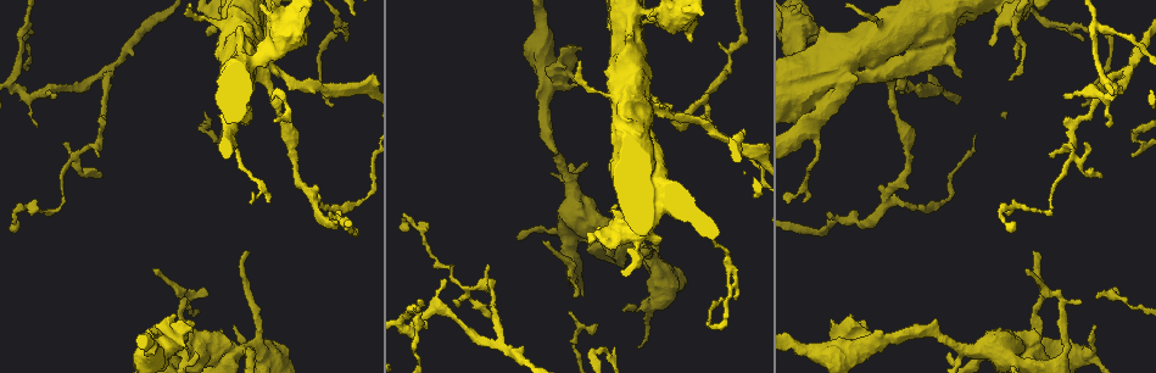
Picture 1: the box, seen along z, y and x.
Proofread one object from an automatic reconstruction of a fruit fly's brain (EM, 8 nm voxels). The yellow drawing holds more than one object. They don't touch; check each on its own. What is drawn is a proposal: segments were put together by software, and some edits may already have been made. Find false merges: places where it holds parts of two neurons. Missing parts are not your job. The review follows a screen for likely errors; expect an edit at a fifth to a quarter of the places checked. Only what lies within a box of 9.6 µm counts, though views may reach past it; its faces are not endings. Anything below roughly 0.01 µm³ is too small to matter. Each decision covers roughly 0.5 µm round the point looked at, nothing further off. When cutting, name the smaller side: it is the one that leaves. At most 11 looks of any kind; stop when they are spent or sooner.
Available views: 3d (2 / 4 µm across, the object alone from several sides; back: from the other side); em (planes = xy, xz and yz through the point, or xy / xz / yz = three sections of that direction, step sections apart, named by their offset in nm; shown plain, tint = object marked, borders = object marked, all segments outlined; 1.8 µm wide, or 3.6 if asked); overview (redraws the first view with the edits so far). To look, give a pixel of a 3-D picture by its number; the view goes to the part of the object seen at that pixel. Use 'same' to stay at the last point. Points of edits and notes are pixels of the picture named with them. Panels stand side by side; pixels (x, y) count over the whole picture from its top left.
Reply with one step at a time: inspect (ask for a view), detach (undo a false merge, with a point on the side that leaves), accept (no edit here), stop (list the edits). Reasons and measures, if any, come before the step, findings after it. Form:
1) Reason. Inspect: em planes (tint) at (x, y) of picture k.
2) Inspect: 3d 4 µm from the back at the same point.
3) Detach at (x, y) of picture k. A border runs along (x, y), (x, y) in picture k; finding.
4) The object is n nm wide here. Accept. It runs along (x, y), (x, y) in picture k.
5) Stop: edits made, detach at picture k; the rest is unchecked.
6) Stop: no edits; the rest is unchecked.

Sharp bend. Inspect: em planes (tint) at (215, 140) of picture 1.

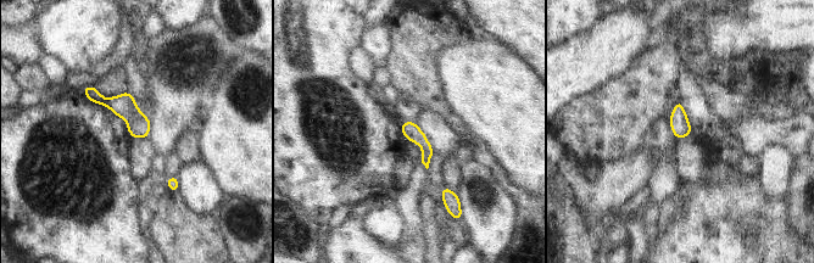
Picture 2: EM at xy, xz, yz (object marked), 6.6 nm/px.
The object is 120 nm wide here. Detach at (92, 93) of picture 2. A second neuron is stuck on.

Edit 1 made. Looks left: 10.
Two arms in line, one across. Inspect: 3d 4 µm from the back at (493, 343) of picture 1.

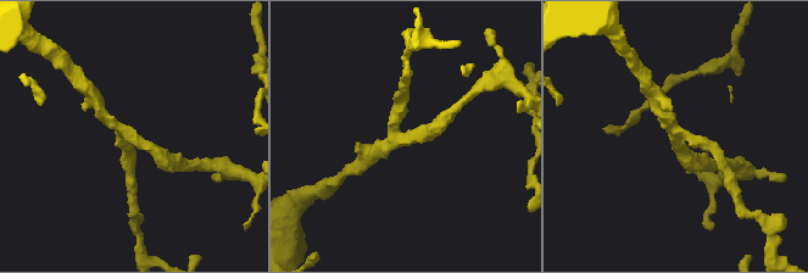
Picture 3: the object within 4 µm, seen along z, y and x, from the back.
3 arms meet here; the arms are 180, 200, 220 nm wide; shape alone is not enough. Inspect: em planes (borders) at (406, 135) of picture 3.

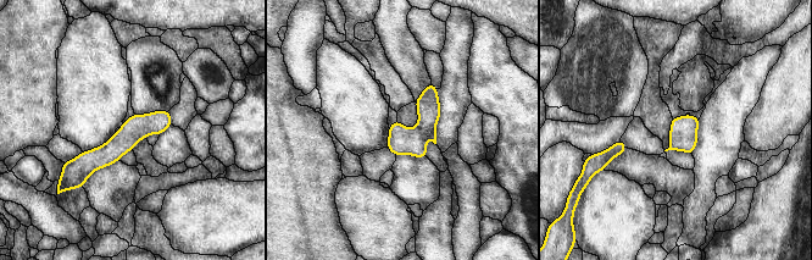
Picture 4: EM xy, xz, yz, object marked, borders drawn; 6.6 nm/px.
The object is 170 nm wide here. Accept. One neuron here.

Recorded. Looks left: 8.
Two arms in line, one across. Inspect: em xz step 4 (tint) at (413, 309) of picture 1.

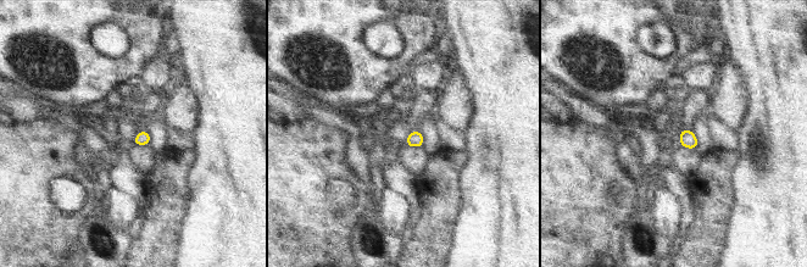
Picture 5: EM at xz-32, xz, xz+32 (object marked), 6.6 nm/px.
Cut it another way. Inspect: em planes (tint) at the same point.

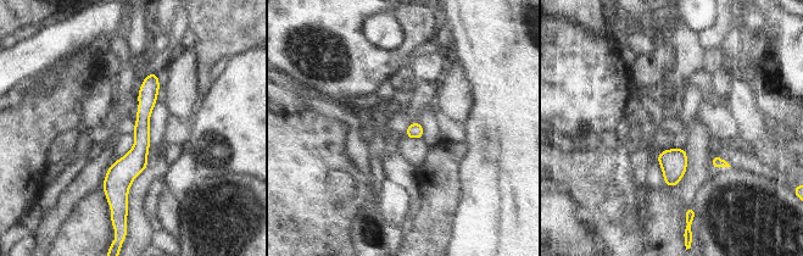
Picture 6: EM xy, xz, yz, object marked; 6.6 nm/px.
Accept. Continuous, no second neuron.

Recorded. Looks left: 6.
Calibre changes. Inspect: em 3.6 µm xy step 8 (tint) at (1091, 359) of picture 1.

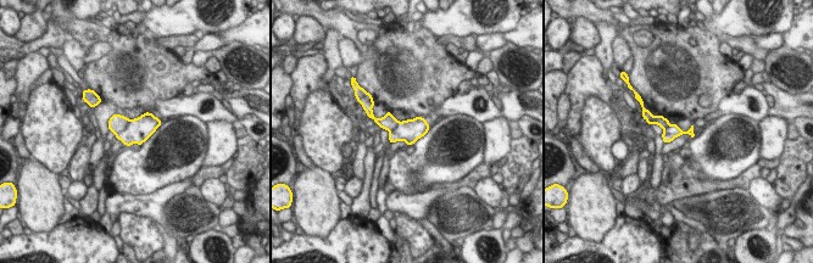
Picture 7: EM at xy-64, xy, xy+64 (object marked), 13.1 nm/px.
Detach at (117, 123) of picture 7. A border runs along (129, 119), (128, 124), (116, 136) in picture 7; a second neuron is stuck on.

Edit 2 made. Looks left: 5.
Inspect: overview.

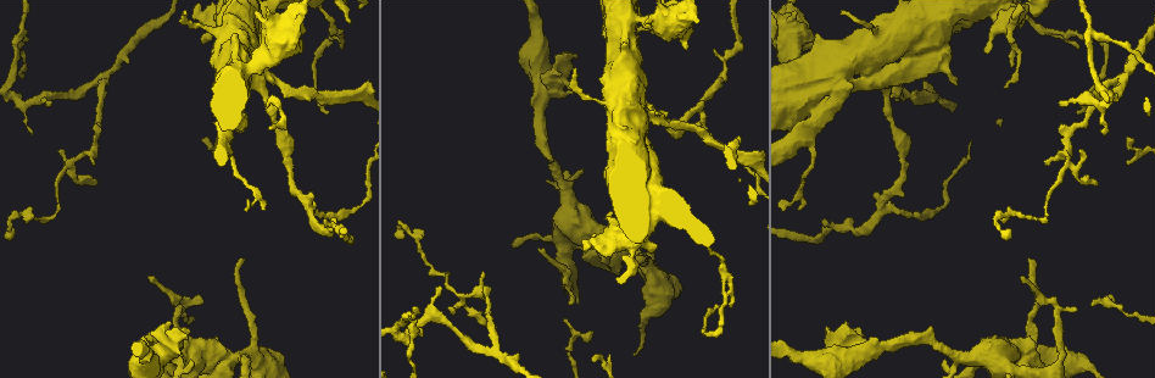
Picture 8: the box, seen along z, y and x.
Inspect: em 3.6 µm yz step 16 (borders) at (228, 360) of picture 8.

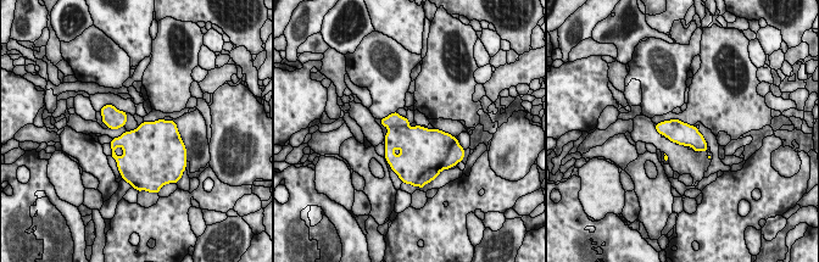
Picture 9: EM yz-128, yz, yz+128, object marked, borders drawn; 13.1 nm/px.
Cut it another way. Inspect: em 3.6 µm xy step 8 (borders) at the same point.

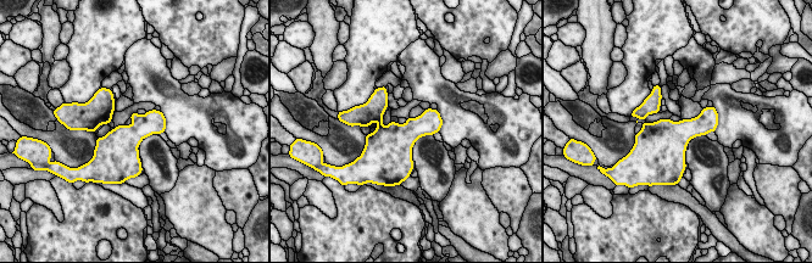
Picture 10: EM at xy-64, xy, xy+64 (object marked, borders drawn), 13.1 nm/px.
Accept. All the same neuron.

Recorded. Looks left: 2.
Stop: edits made, detach at picture 2, detach at picture 7; the rest is unchecked.

